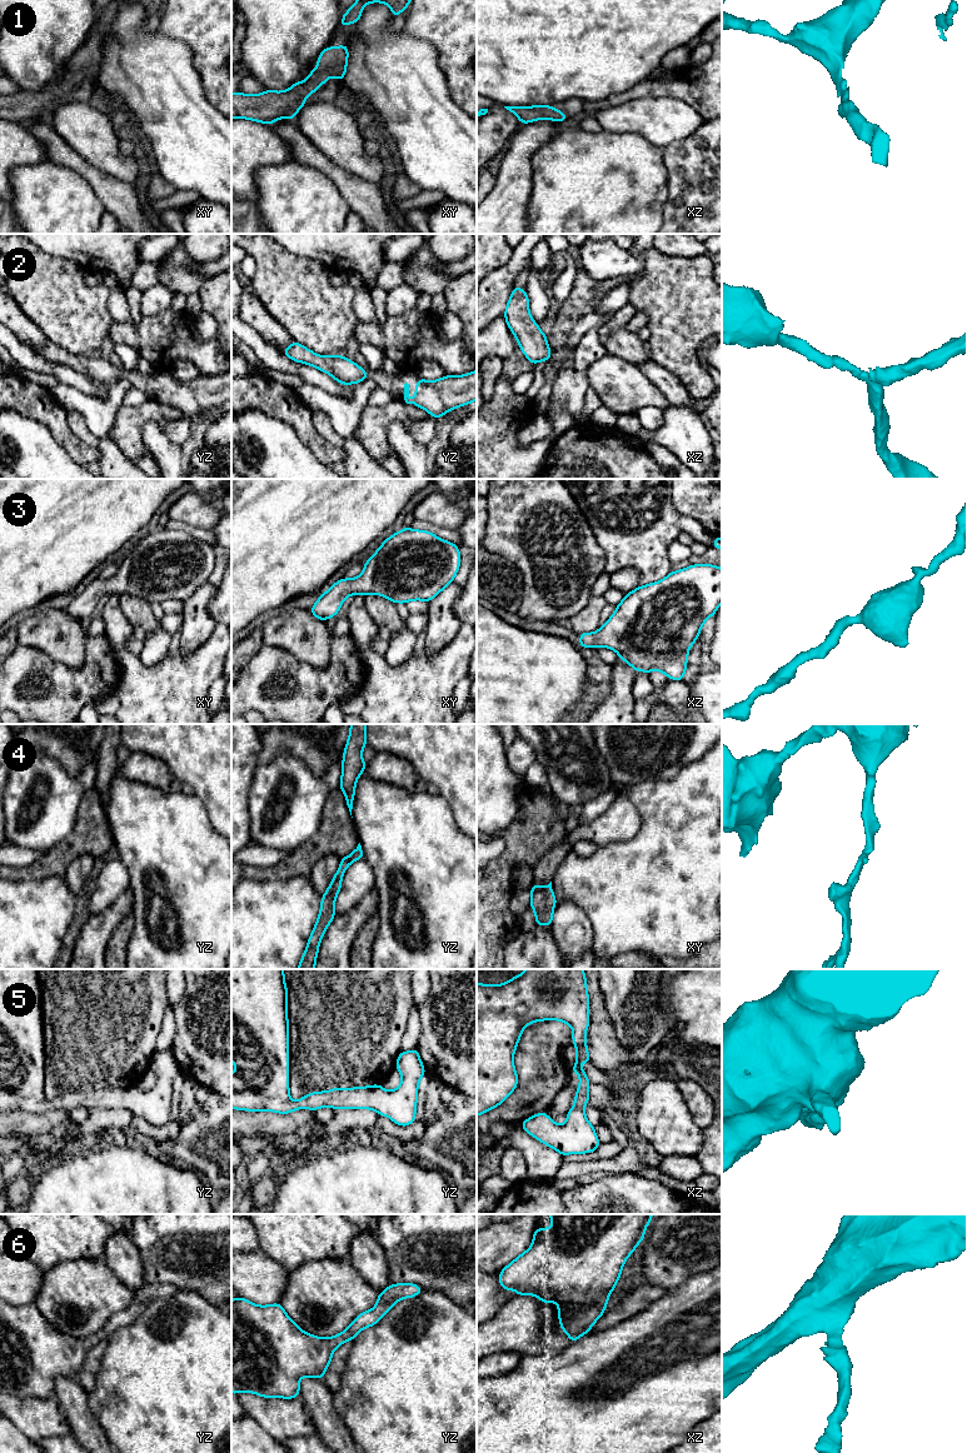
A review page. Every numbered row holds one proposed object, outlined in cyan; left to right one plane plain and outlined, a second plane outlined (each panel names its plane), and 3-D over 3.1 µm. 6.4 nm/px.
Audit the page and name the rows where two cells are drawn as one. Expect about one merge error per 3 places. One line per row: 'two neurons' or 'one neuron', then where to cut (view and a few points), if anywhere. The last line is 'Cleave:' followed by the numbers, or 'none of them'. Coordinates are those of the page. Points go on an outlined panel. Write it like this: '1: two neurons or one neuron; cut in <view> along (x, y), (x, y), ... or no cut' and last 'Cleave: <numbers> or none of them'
1: one neuron; no cut
2: one neuron; no cut
3: one neuron; no cut
4: one neuron; no cut
5: one neuron; no cut
6: one neuron; no cut
Cleave: none of them

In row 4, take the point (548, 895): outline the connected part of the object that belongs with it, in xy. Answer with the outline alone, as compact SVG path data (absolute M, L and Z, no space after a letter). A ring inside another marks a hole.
M552 882L545 887L532 885L530 907L535 912L535 925L550 927L553 920L553 909L557 899L553 893Z

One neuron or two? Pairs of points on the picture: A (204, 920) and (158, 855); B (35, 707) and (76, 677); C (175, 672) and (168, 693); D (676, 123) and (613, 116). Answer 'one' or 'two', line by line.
A: one
B: one
C: one
D: one

